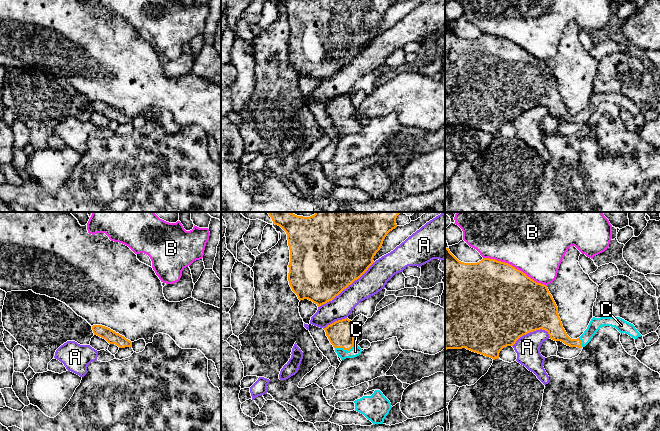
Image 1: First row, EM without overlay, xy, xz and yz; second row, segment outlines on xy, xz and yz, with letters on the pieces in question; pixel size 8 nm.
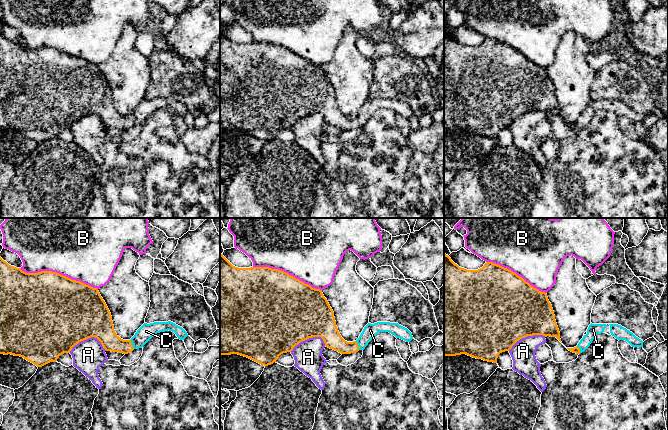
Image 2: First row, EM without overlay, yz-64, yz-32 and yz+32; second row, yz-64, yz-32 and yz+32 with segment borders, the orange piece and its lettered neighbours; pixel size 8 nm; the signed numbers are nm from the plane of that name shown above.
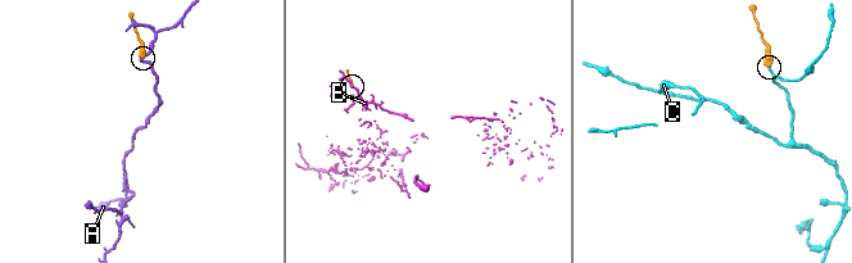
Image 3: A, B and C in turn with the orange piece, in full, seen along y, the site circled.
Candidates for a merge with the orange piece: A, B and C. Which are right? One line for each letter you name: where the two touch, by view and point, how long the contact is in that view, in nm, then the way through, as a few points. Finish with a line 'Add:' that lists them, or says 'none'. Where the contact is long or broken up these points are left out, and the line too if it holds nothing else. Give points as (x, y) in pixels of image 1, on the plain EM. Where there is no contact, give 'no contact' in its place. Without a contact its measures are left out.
C: meets orange in xz at (345, 125); contact 170 nm long; runs through xz (340, 109), (345, 125), (355, 127)
Add: C

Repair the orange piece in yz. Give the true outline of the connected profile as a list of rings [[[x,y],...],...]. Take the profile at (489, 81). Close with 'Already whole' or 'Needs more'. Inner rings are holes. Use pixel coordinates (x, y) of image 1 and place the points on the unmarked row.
[[[445,24],[445,126],[466,124],[495,136],[504,123],[513,122],[523,111],[540,105],[547,107],[554,117],[582,124],[603,102],[614,103],[634,115],[642,112],[633,100],[620,93],[593,93],[584,109],[577,115],[571,115],[563,104],[558,83],[546,61],[537,59],[512,41],[495,35],[483,34],[477,39],[461,38],[449,24]]]. Needs more

